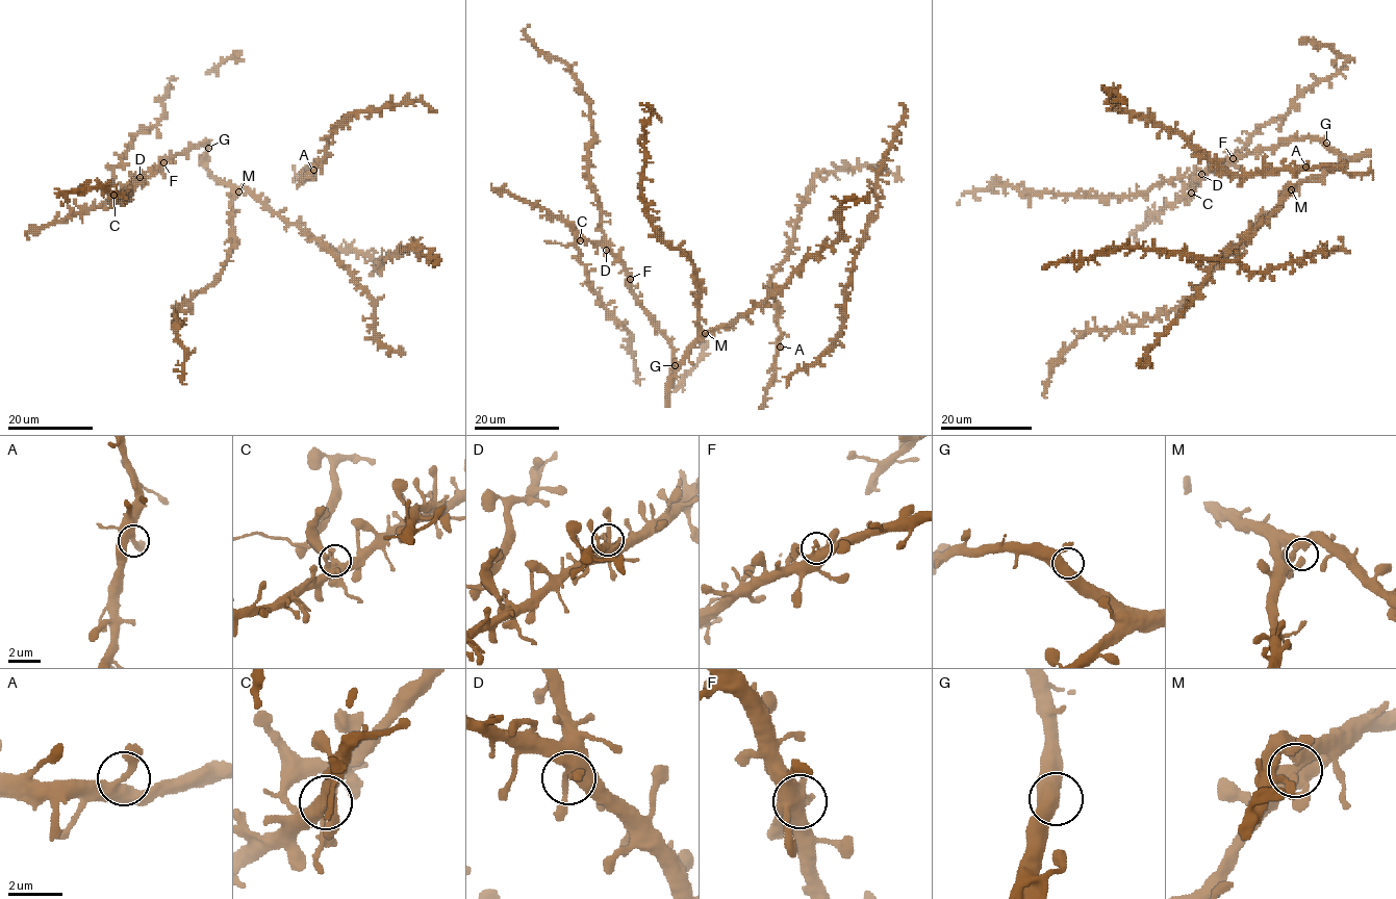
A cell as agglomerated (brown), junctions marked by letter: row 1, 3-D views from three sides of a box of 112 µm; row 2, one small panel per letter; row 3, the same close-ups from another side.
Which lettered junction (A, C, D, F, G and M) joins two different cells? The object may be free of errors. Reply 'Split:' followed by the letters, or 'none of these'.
Split: C

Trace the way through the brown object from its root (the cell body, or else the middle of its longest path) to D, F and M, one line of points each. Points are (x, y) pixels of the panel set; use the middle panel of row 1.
D: (673, 362), (671, 341), (637, 299), (624, 265), (606, 250)
F: (673, 362), (671, 341), (637, 299), (630, 279)
M: (673, 362), (671, 379), (684, 354), (705, 333)

